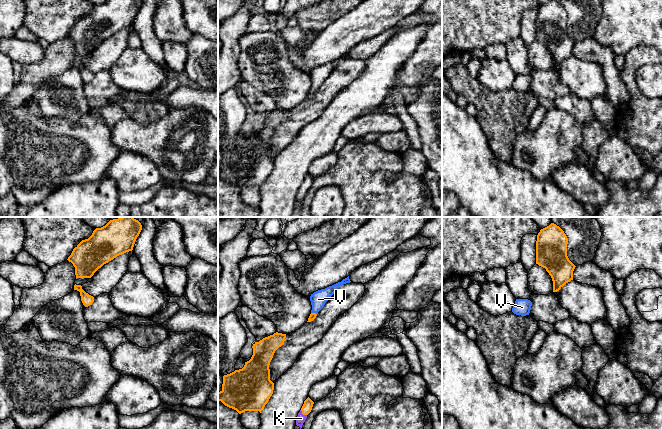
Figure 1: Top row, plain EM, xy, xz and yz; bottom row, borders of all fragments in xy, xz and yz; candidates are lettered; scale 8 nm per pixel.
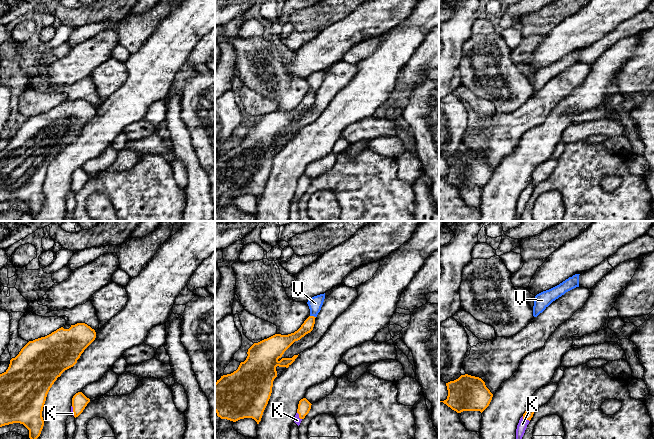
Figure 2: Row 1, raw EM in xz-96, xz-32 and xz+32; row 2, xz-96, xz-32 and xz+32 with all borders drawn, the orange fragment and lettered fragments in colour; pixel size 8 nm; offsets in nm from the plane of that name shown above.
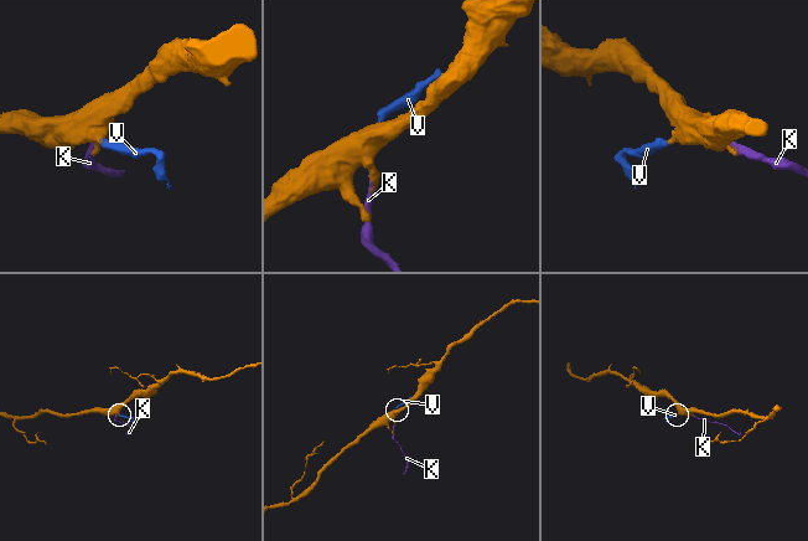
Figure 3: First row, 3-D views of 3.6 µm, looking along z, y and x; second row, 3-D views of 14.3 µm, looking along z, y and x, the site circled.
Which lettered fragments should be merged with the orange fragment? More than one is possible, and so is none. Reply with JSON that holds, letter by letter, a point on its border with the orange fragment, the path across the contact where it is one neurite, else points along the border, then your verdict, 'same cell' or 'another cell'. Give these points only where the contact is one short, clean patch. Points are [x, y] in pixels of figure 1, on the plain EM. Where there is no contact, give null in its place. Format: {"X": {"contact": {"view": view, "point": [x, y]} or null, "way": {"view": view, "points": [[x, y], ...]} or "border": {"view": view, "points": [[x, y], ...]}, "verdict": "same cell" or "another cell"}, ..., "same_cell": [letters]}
{"K": {"contact": {"view": "xz", "point": [303, 190]}, "verdict": "same cell"}, "V": {"contact": {"view": "xz", "point": [314, 89]}, "way": {"view": "xz", "points": [[312, 92], [314, 89], [318, 75]]}, "verdict": "same cell"}, "same_cell": ["K", "V"]}

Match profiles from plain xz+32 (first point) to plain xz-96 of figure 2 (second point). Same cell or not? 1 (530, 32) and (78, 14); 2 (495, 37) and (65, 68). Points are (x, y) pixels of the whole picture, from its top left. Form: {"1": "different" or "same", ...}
{"1": "same", "2": "different"}

